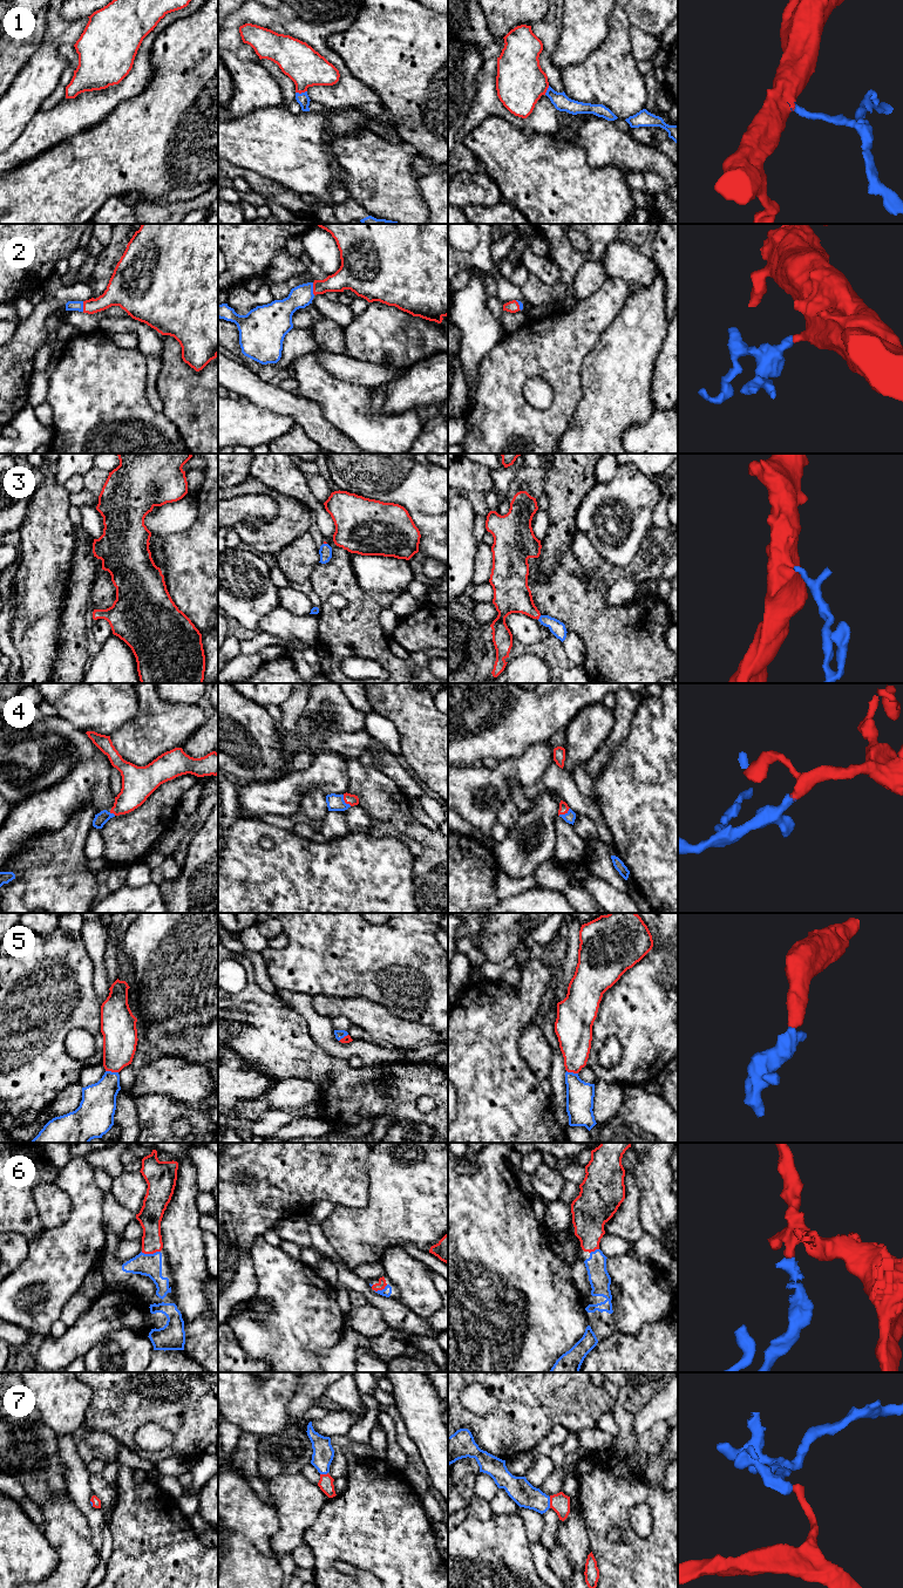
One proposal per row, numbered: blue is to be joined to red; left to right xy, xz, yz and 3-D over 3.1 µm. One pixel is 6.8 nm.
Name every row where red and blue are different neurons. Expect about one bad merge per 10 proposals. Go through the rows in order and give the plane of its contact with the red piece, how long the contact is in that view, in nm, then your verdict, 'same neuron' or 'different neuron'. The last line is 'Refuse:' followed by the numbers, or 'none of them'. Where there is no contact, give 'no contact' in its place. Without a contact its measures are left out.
1: xz | 80 nm | same neuron
2: xz | 90 nm | same neuron
3: yz | 40 nm | same neuron
4: xz | 100 nm | same neuron
5: xy | 90 nm | same neuron
6: xy | 140 nm | same neuron
7: yz | 80 nm | same neuron
Refuse: none of them

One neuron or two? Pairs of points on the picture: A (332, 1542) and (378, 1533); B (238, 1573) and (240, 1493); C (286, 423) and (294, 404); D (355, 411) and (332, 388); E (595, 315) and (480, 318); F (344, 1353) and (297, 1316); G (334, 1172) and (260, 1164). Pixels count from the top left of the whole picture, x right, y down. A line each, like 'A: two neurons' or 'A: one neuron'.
A: one neuron
B: one neuron
C: two neurons
D: one neuron
E: two neurons
F: two neurons
G: one neuron

